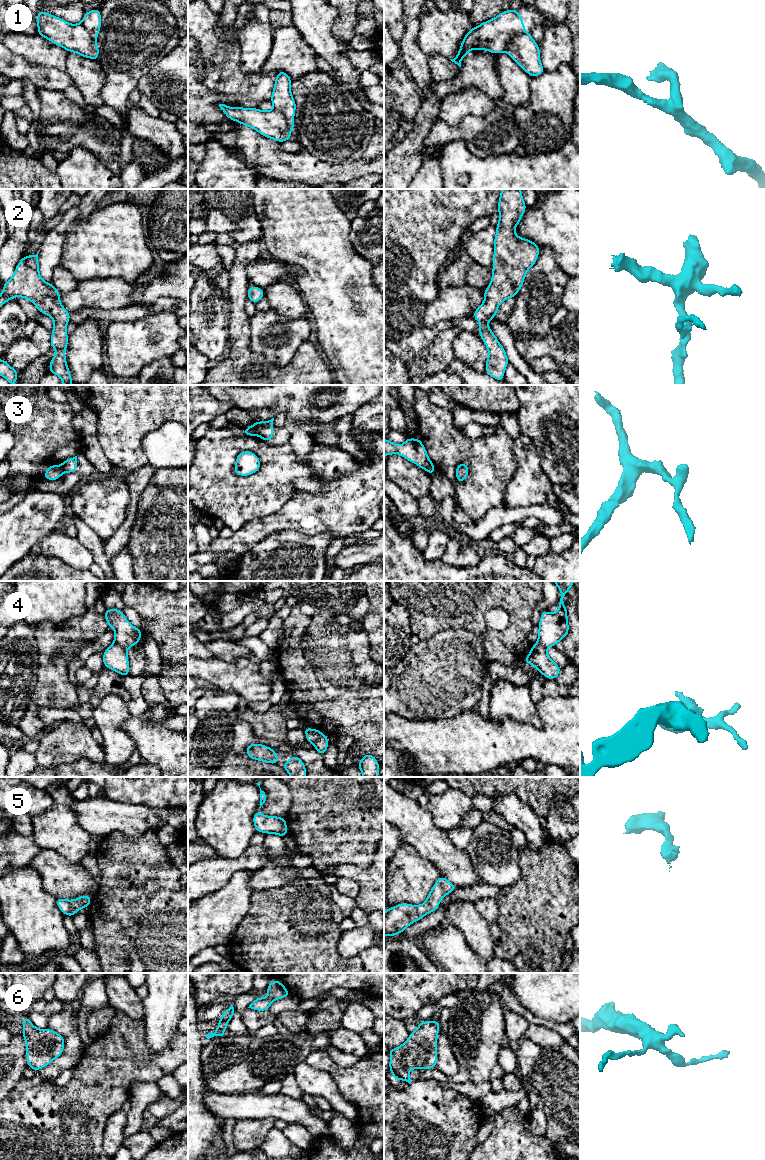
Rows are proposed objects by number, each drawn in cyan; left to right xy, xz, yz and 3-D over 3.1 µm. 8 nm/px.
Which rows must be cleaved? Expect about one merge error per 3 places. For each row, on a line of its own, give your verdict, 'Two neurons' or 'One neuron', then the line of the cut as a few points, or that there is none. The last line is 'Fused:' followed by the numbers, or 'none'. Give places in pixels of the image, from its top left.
1: Two neurons. Split along yz (524, 32), (513, 34), (509, 38), (504, 50)
2: One neuron. No split
3: Two neurons. Split along xz (253, 424), (258, 434)
4: Two neurons. Split along xy (114, 640), (126, 650)
5: One neuron. No split
6: One neuron. No split
Fused: 1, 3, 4

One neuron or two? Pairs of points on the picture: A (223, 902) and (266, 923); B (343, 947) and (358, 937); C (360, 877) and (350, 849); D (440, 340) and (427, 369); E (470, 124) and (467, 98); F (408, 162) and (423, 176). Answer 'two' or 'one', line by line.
A: two
B: one
C: two
D: one
E: two
F: two

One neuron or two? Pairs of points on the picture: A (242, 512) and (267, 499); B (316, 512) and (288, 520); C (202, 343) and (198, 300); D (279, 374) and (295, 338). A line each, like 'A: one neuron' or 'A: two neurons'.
A: one neuron
B: one neuron
C: one neuron
D: two neurons

